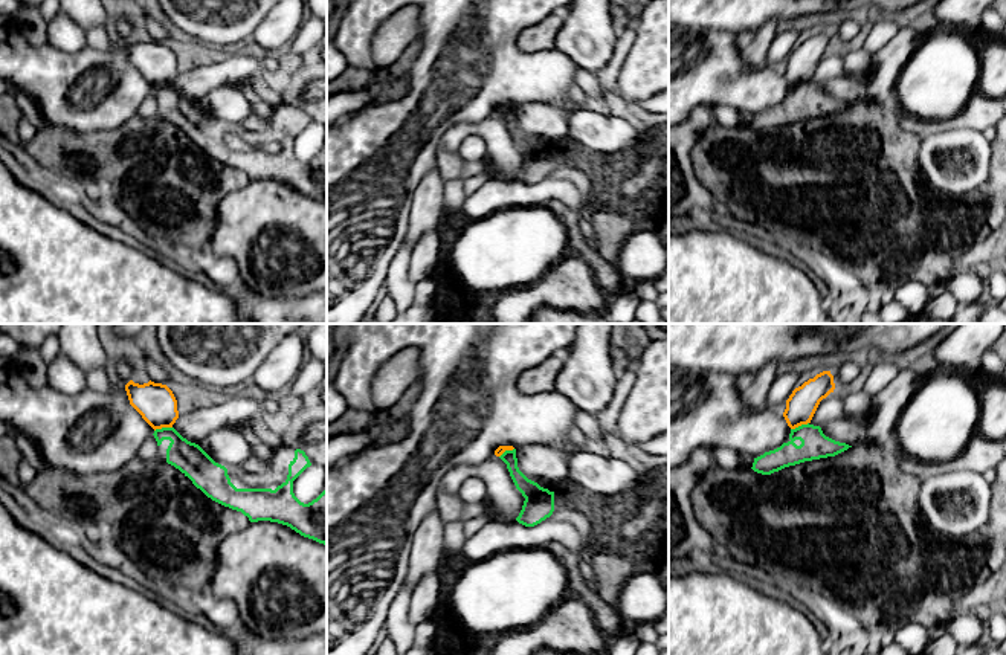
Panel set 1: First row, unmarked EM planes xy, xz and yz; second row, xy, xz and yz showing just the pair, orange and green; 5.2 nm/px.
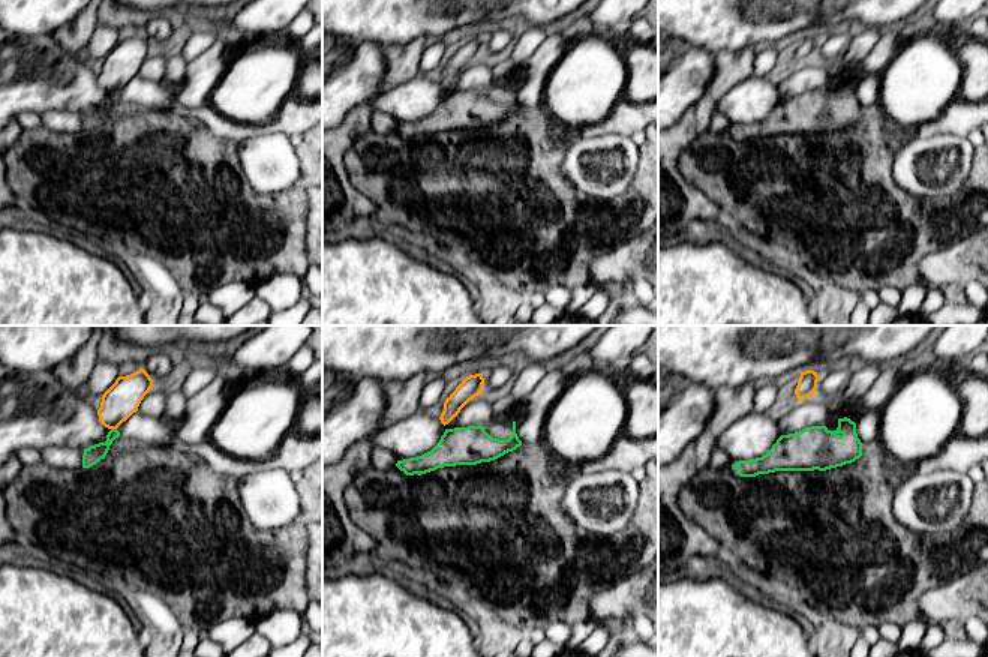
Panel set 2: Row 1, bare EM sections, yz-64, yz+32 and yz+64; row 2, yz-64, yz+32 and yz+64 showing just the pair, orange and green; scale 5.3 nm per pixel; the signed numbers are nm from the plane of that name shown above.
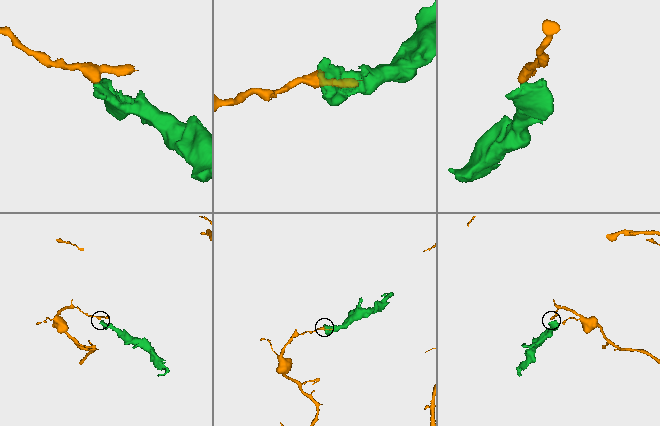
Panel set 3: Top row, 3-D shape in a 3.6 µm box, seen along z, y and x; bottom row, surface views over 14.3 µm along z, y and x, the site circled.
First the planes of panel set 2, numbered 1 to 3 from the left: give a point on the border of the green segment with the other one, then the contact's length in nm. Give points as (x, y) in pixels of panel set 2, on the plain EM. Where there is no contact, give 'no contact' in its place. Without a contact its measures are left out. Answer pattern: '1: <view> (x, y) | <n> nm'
1: yz-64 (114, 92) | 30 nm
2: no contact
3: no contact

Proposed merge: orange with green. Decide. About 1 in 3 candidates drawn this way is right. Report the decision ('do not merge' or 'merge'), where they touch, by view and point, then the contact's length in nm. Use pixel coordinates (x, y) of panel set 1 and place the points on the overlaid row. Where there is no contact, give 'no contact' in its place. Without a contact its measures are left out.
do not merge; contact xy (162, 426); length 100 nm

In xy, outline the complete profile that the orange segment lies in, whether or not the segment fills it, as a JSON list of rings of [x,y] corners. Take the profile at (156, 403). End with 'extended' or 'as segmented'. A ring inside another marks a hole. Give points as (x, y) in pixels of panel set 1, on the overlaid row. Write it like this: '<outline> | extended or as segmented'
[[[130,380],[125,385],[130,405],[156,431],[173,428],[179,418],[177,400],[173,391],[162,383],[148,382],[143,385]]] | as segmented

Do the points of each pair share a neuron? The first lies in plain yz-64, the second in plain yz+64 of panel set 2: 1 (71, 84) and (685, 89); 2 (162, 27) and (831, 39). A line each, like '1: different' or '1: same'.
1: same
2: same

